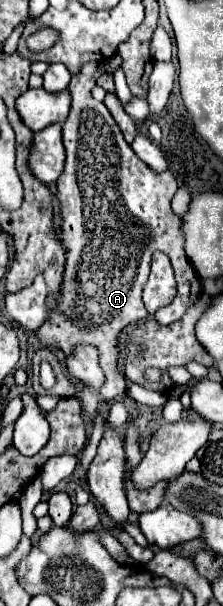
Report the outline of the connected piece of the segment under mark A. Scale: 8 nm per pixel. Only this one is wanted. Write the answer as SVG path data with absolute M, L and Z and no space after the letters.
M86 63L80 75L74 75L68 85L68 91L72 95L72 105L70 105L70 115L66 123L62 123L66 163L64 163L64 173L56 181L56 187L58 187L56 195L60 201L60 219L62 219L60 243L66 249L66 267L64 267L64 277L62 277L56 309L48 311L48 319L36 331L36 337L42 345L50 349L60 349L66 355L68 351L72 351L72 347L76 347L76 343L88 343L98 347L100 367L106 373L106 383L104 383L104 389L100 391L88 391L88 387L82 389L80 393L82 415L88 419L94 419L100 399L114 399L126 393L126 379L122 377L122 371L118 369L118 339L124 327L128 327L134 321L146 319L146 307L142 303L142 287L148 279L148 265L154 251L162 251L172 259L172 267L178 281L178 295L171 304L156 312L156 321L164 326L178 321L186 313L186 309L194 303L194 299L200 297L202 293L196 271L192 269L184 251L182 219L170 207L170 201L178 189L178 183L170 171L156 173L142 159L138 159L132 147L124 141L122 131L112 119L106 105L92 97L90 91L96 85L96 77L100 73L104 73L104 65Z

